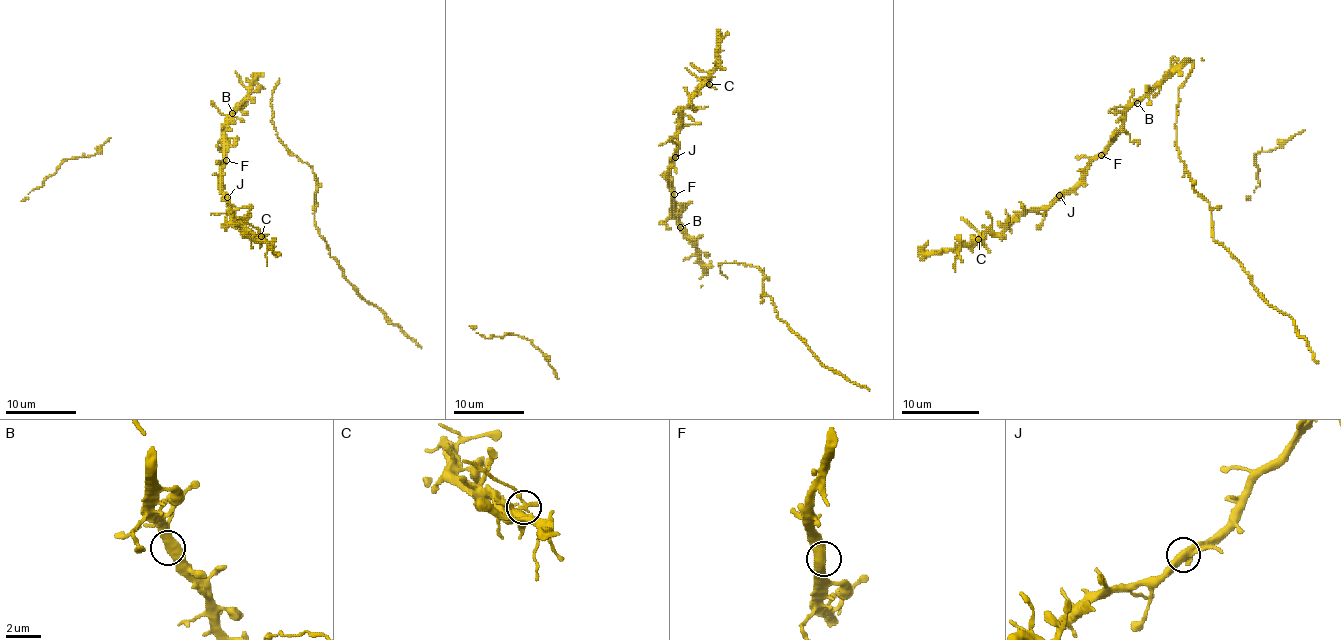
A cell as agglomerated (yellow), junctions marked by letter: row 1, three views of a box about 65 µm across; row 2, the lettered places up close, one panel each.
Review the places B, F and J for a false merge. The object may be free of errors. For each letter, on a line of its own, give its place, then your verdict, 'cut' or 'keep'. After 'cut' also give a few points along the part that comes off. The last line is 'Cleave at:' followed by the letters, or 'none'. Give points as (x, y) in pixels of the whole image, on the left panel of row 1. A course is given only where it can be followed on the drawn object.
B: at (232, 113); keep
F: at (226, 160); keep
J: at (227, 197); keep
Cleave at: none

